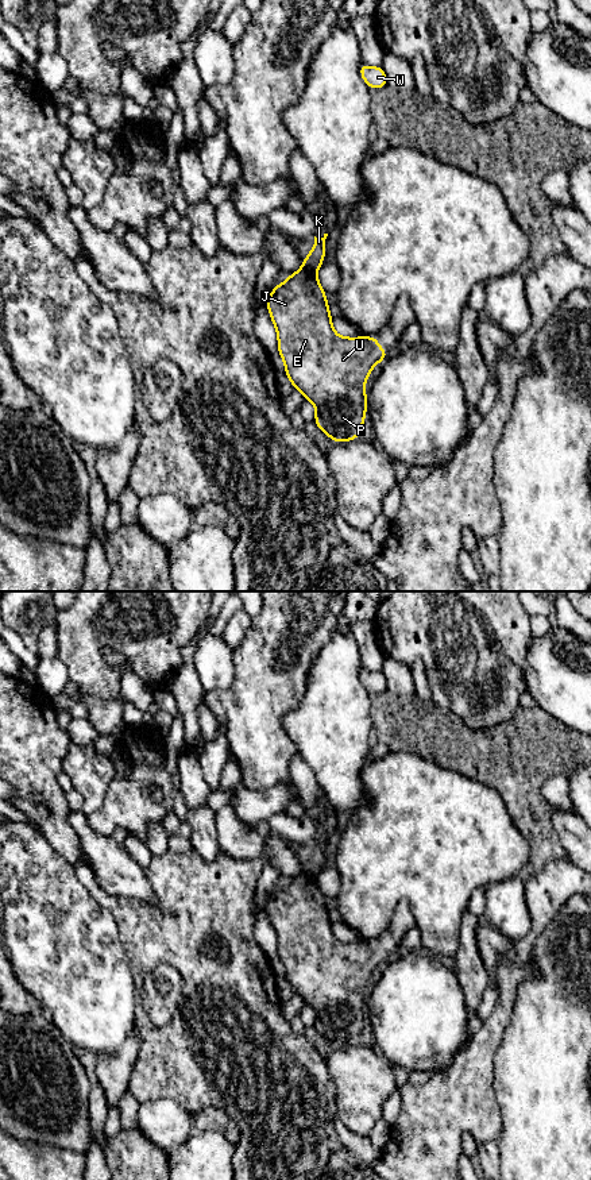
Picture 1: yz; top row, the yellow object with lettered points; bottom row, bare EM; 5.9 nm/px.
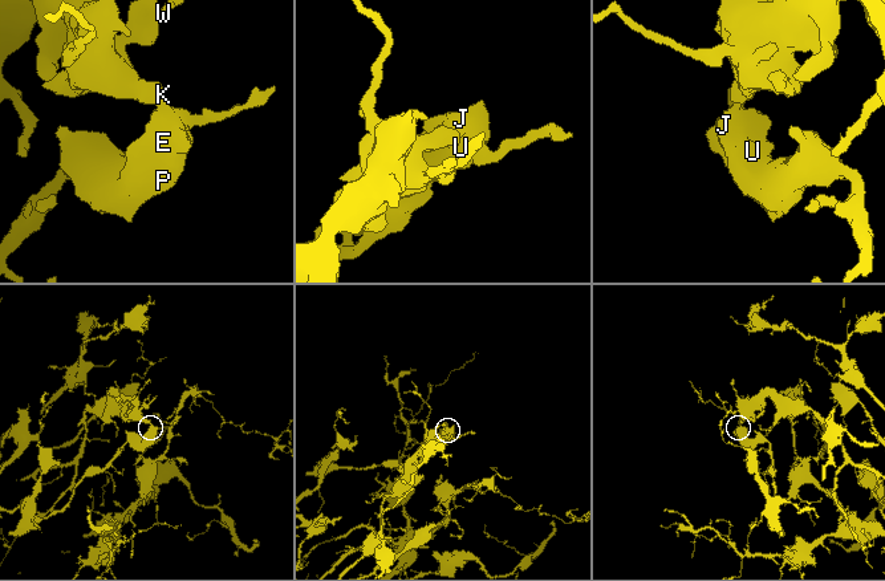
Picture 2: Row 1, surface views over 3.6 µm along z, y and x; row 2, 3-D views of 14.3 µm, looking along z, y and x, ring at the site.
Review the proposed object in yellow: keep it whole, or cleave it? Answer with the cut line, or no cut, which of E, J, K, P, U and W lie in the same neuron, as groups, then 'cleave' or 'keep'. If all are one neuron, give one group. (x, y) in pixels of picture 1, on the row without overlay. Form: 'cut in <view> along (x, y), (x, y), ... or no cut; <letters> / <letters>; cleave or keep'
cut in yz along (304, 871), (315, 876); E J P U / K W; cleave

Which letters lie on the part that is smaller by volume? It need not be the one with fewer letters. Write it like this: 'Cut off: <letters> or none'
Cut off: E, J, P, U

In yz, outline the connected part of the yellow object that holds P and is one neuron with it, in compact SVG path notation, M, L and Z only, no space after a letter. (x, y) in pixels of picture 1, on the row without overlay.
M302 872L275 891L267 913L278 940L285 977L305 1004L316 1011L316 1030L335 1048L359 1042L367 1017L364 988L372 972L389 960L375 941L341 942L332 932L329 909L314 875Z

